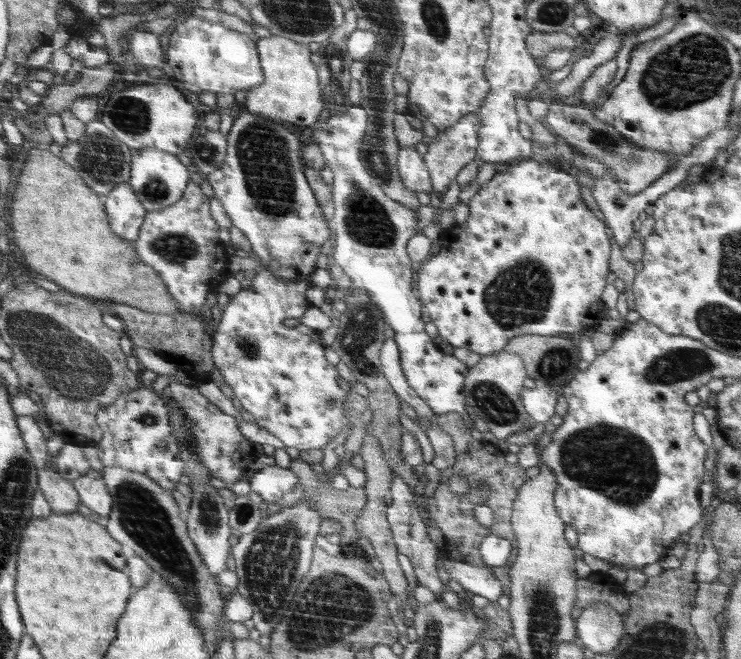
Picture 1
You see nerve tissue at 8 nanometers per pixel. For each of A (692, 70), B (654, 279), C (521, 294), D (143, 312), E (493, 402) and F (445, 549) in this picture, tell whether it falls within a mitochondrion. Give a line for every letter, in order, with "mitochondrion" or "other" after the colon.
A: mitochondrion
B: other
C: mitochondrion
D: other
E: mitochondrion
F: other

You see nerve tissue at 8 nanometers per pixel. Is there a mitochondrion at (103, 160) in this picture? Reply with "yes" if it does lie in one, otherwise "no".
yes

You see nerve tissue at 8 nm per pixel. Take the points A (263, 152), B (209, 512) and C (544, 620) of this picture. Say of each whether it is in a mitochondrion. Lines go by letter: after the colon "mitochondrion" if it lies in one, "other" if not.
A: mitochondrion
B: mitochondrion
C: mitochondrion

